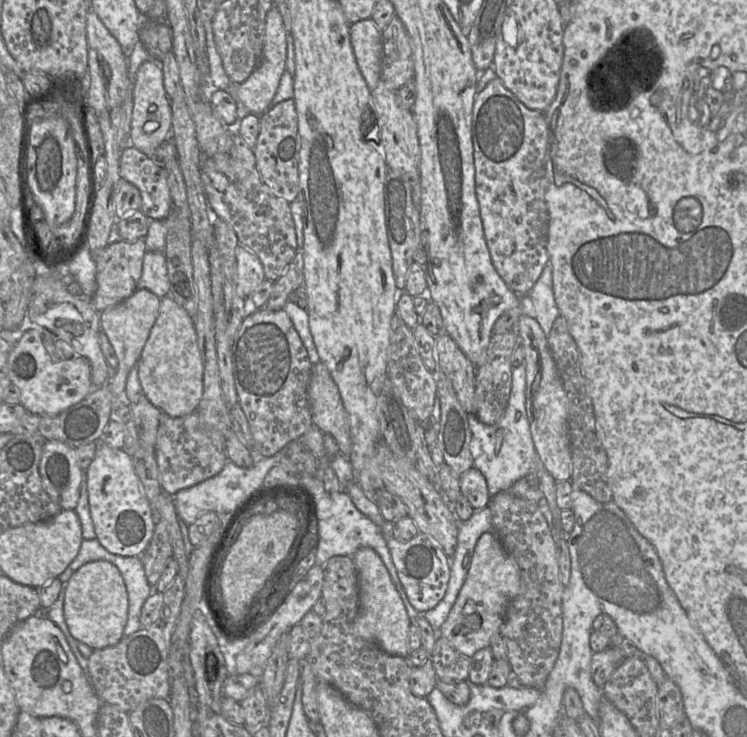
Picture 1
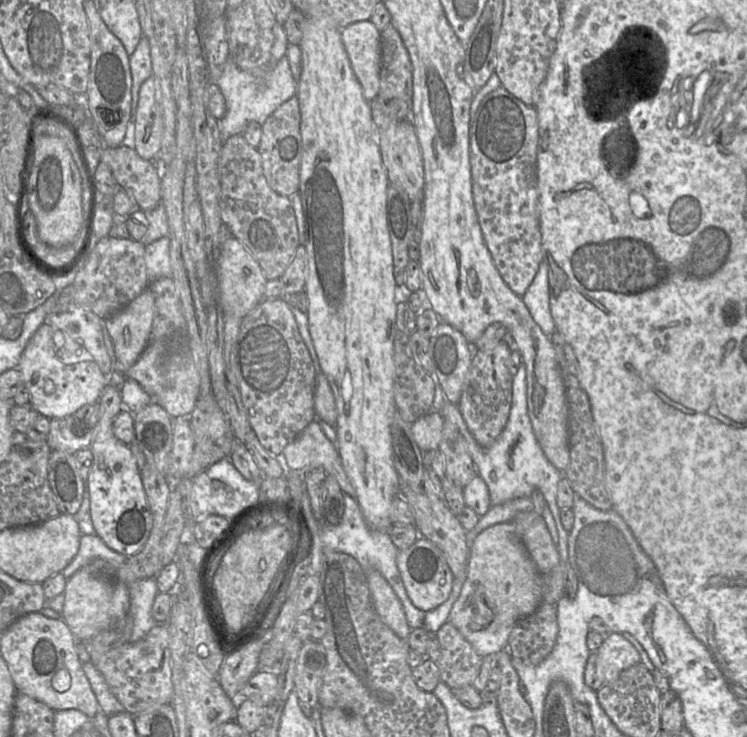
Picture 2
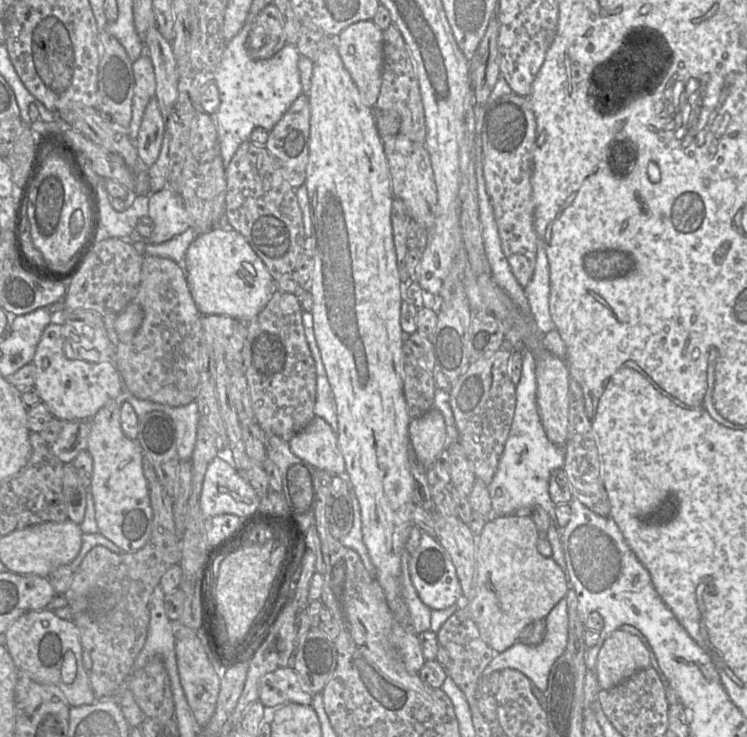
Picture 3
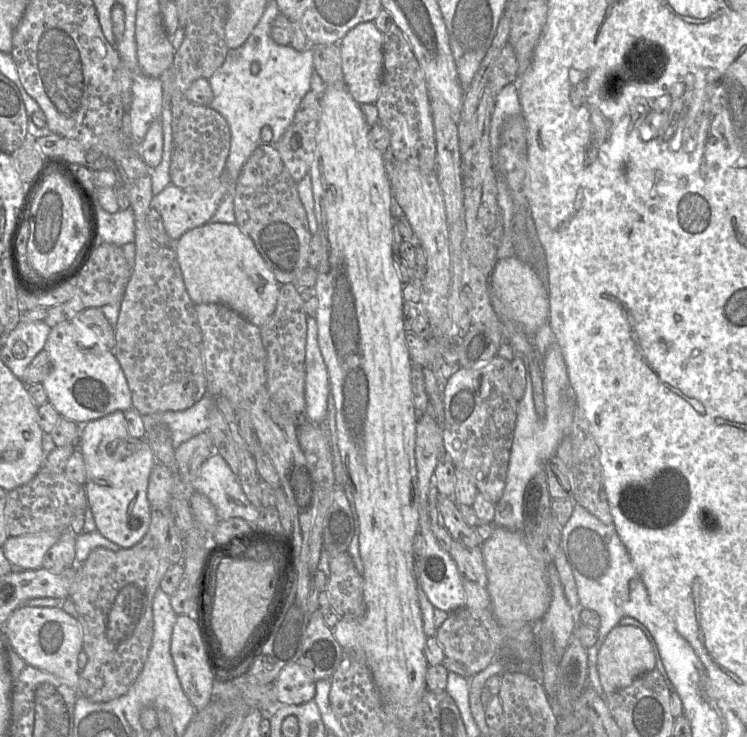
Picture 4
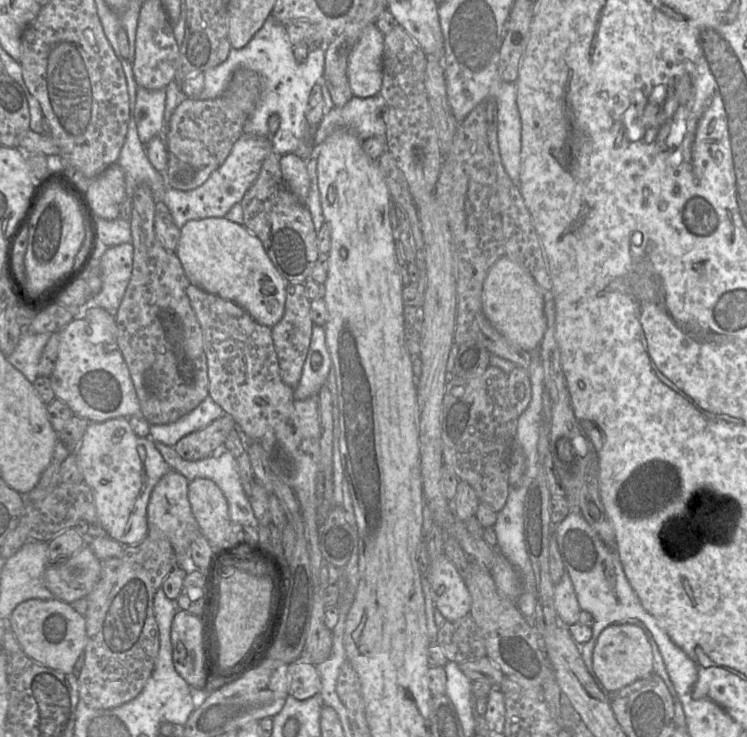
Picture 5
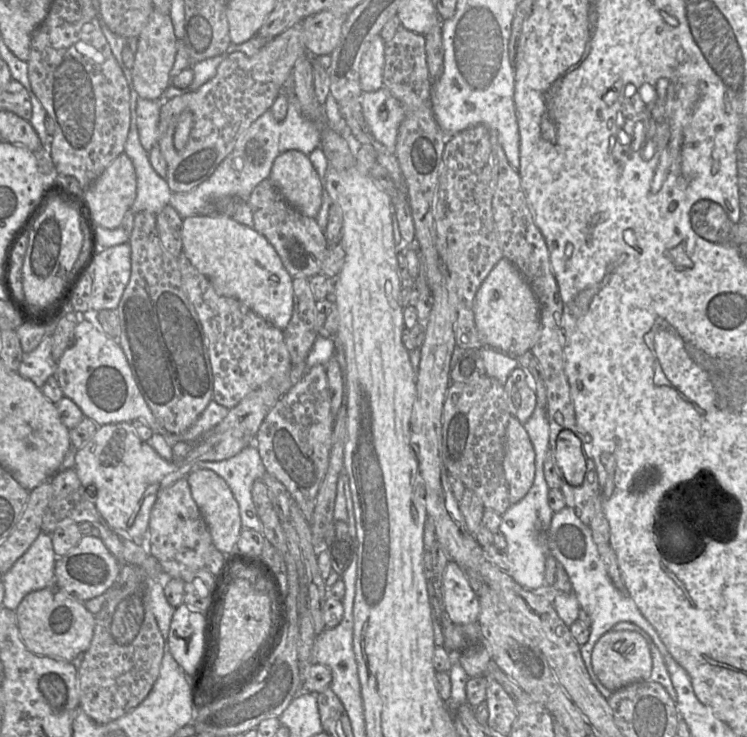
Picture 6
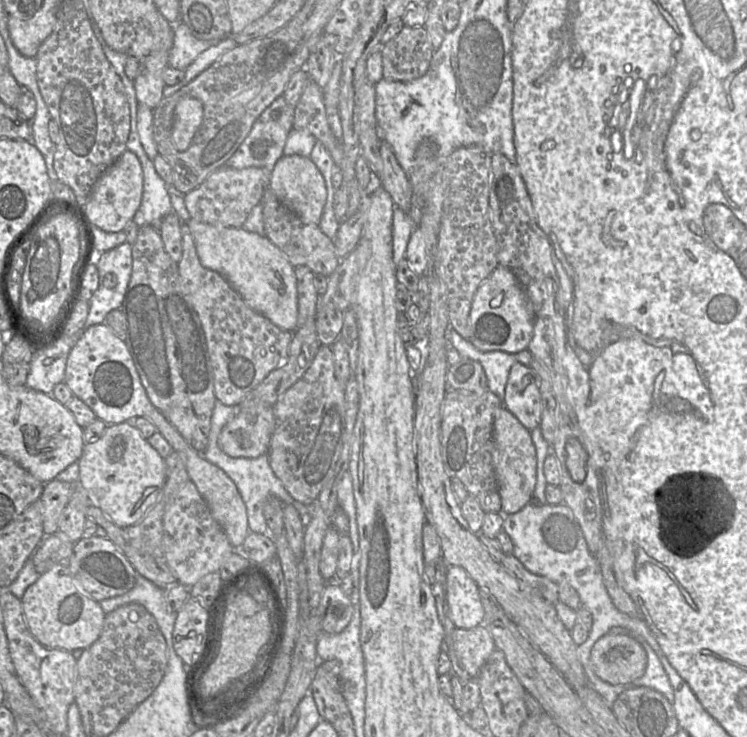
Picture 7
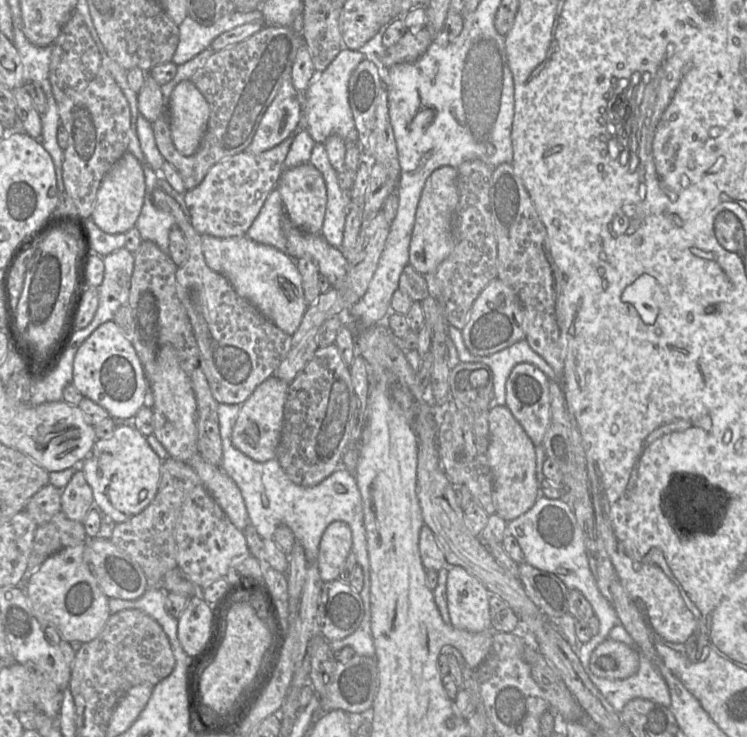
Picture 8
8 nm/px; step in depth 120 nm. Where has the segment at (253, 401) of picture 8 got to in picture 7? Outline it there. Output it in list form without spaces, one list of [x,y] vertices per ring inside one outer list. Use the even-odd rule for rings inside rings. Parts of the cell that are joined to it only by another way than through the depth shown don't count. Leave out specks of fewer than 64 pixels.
[[[272,405],[237,408],[236,415],[222,429],[218,446],[230,457],[257,458],[268,453],[274,428]]]

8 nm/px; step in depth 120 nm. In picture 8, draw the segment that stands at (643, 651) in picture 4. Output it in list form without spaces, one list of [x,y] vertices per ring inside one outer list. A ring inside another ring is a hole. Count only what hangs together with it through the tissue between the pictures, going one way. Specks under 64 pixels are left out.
[[[606,638],[592,652],[590,669],[598,677],[625,679],[635,674],[639,655],[628,645]]]

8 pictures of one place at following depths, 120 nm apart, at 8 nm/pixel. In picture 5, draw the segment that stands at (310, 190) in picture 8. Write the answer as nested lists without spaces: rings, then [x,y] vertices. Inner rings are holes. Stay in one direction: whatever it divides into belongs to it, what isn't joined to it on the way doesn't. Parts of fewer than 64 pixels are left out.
[[[294,153],[282,155],[280,158],[282,178],[288,189],[302,202],[308,197],[310,190],[306,163],[306,160]]]

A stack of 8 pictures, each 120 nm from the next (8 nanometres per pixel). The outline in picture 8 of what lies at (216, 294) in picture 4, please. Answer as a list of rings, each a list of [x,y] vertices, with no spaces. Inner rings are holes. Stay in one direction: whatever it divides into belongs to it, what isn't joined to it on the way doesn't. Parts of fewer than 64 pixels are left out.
[[[202,236],[202,251],[207,266],[225,276],[236,293],[253,304],[279,329],[293,335],[308,308],[302,277],[296,261],[272,246],[257,243],[247,236],[218,238]]]

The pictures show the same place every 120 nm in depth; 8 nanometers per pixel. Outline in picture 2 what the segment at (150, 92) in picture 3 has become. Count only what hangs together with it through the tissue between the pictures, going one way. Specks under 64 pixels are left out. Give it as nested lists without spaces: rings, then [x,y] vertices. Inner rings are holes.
[[[145,36],[139,41],[134,53],[129,58],[129,62],[132,76],[131,119],[129,122],[135,126],[140,87],[153,74],[149,41]]]

